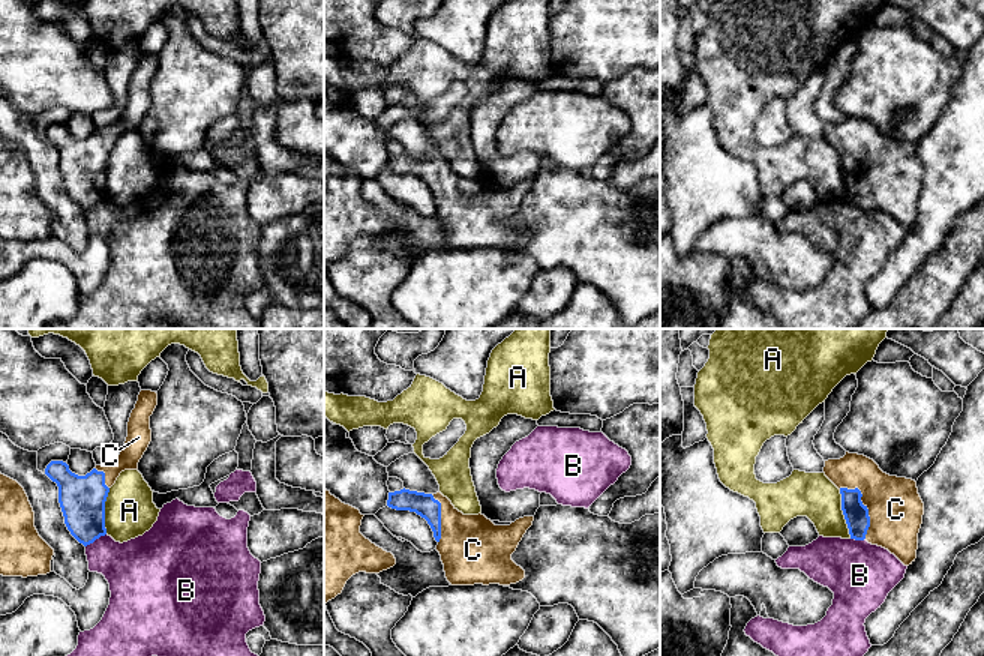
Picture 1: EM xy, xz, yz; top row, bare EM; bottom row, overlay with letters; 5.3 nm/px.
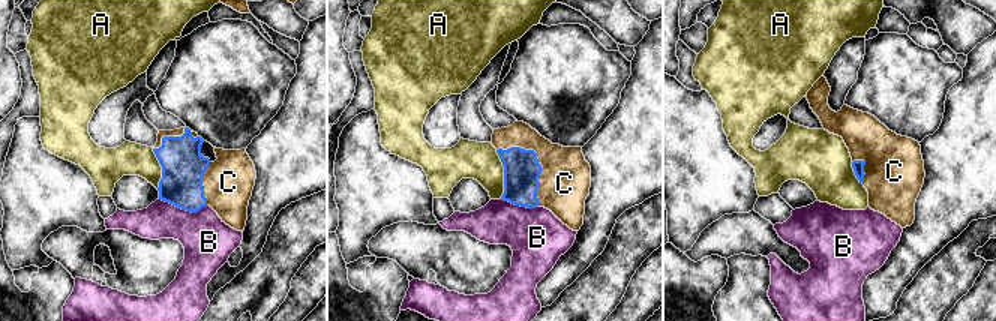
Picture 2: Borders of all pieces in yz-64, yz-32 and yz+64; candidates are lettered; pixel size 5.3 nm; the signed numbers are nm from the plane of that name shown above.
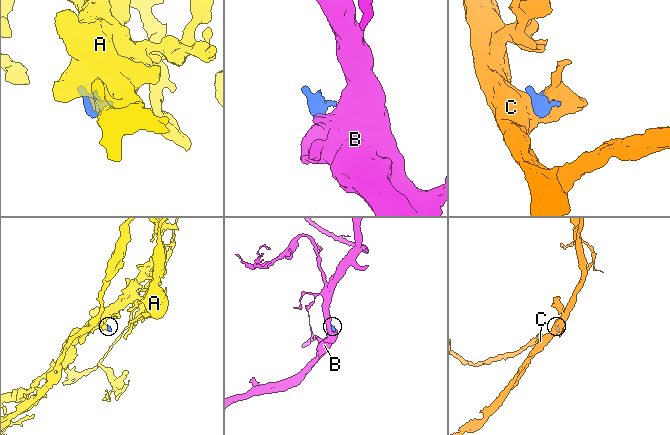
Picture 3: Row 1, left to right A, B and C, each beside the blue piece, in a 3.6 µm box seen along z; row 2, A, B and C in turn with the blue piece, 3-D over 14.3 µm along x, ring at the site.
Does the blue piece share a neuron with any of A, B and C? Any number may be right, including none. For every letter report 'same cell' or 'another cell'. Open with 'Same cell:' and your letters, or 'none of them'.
Same cell: C
A: another cell
B: another cell
C: same cell

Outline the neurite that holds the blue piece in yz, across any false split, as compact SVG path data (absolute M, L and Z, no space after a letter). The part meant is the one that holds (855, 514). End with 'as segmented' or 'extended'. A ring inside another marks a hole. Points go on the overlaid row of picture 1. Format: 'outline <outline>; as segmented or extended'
outline M849 452L840 459L825 461L824 473L840 489L842 510L850 539L866 539L872 545L888 549L904 566L912 564L916 558L918 533L924 515L916 482L890 476L873 459Z; extended

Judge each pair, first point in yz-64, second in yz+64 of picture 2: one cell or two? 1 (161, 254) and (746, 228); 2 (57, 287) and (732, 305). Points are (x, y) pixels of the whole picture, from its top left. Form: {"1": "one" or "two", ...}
{"1": "one", "2": "two"}

